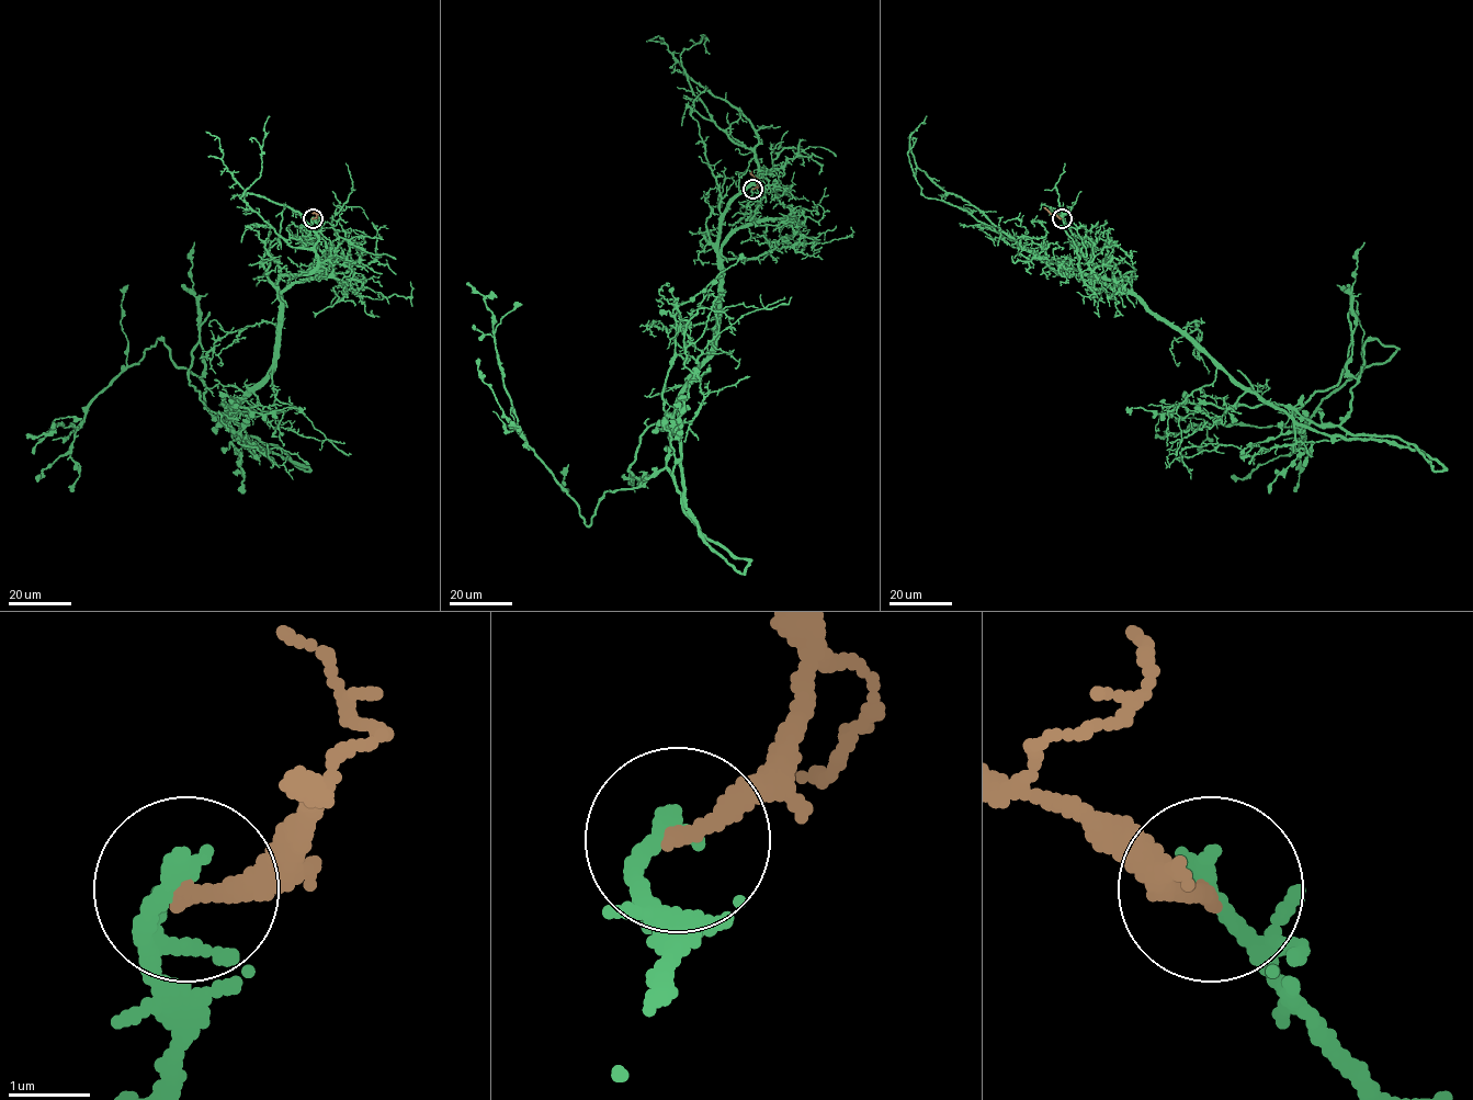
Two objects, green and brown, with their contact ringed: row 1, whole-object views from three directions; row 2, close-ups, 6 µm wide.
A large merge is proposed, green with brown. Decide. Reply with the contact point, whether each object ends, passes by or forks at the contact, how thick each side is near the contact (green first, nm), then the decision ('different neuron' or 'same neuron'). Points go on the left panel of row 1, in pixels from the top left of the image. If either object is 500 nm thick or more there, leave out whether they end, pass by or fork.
place (313, 218); green ends; brown ends; calibres 280 and 240 nm; different neuron

